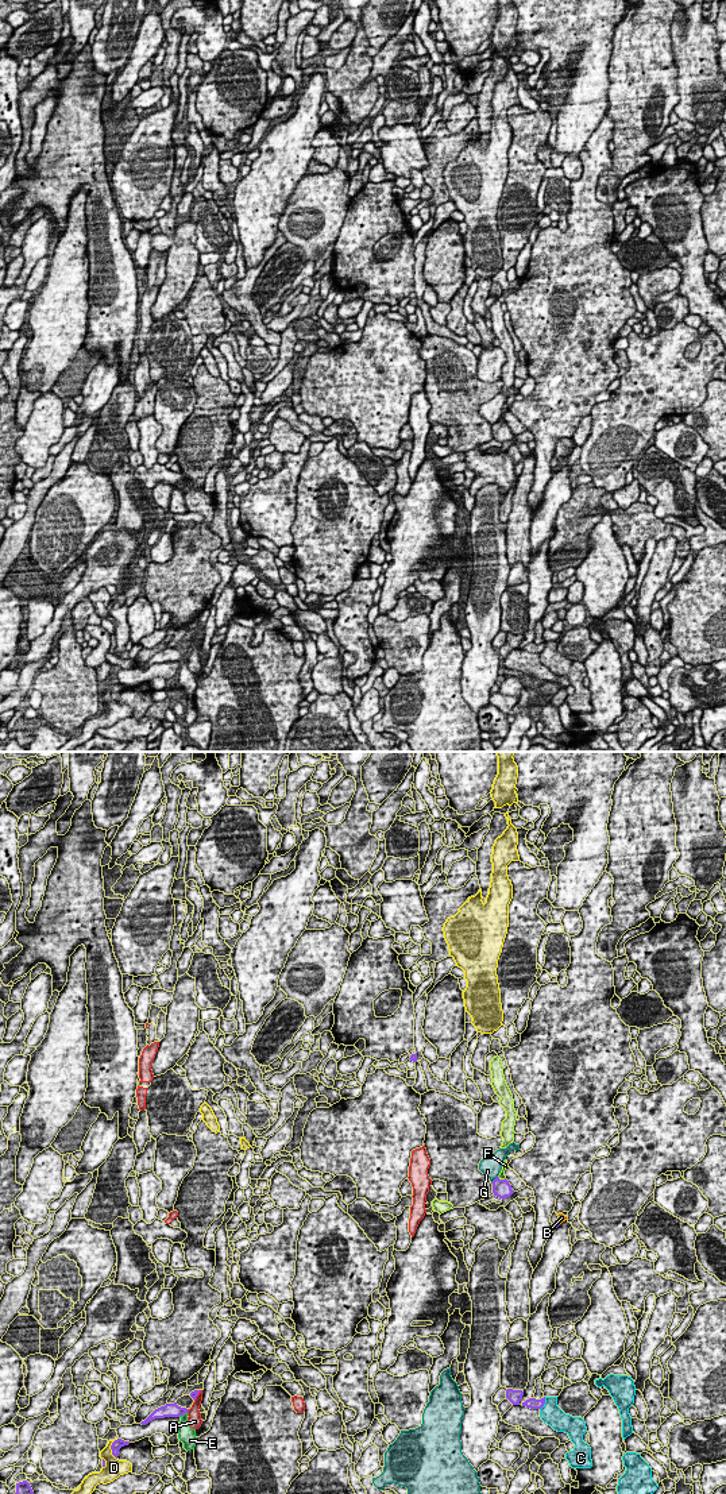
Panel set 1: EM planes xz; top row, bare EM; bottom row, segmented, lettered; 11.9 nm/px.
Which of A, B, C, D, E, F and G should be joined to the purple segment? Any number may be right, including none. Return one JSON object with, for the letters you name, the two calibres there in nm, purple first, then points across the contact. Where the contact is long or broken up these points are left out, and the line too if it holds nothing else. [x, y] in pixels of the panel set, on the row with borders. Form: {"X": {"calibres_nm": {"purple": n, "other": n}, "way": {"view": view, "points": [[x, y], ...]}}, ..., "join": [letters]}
{"B": {"calibres_nm": {"purple": 70, "other": 90}, "way": {"view": "xz", "points": [[556, 1224], [557, 1223], [562, 1218]]}}, "join": ["B"]}

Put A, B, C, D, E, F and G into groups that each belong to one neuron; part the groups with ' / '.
A / B / C / D / E / F / G

